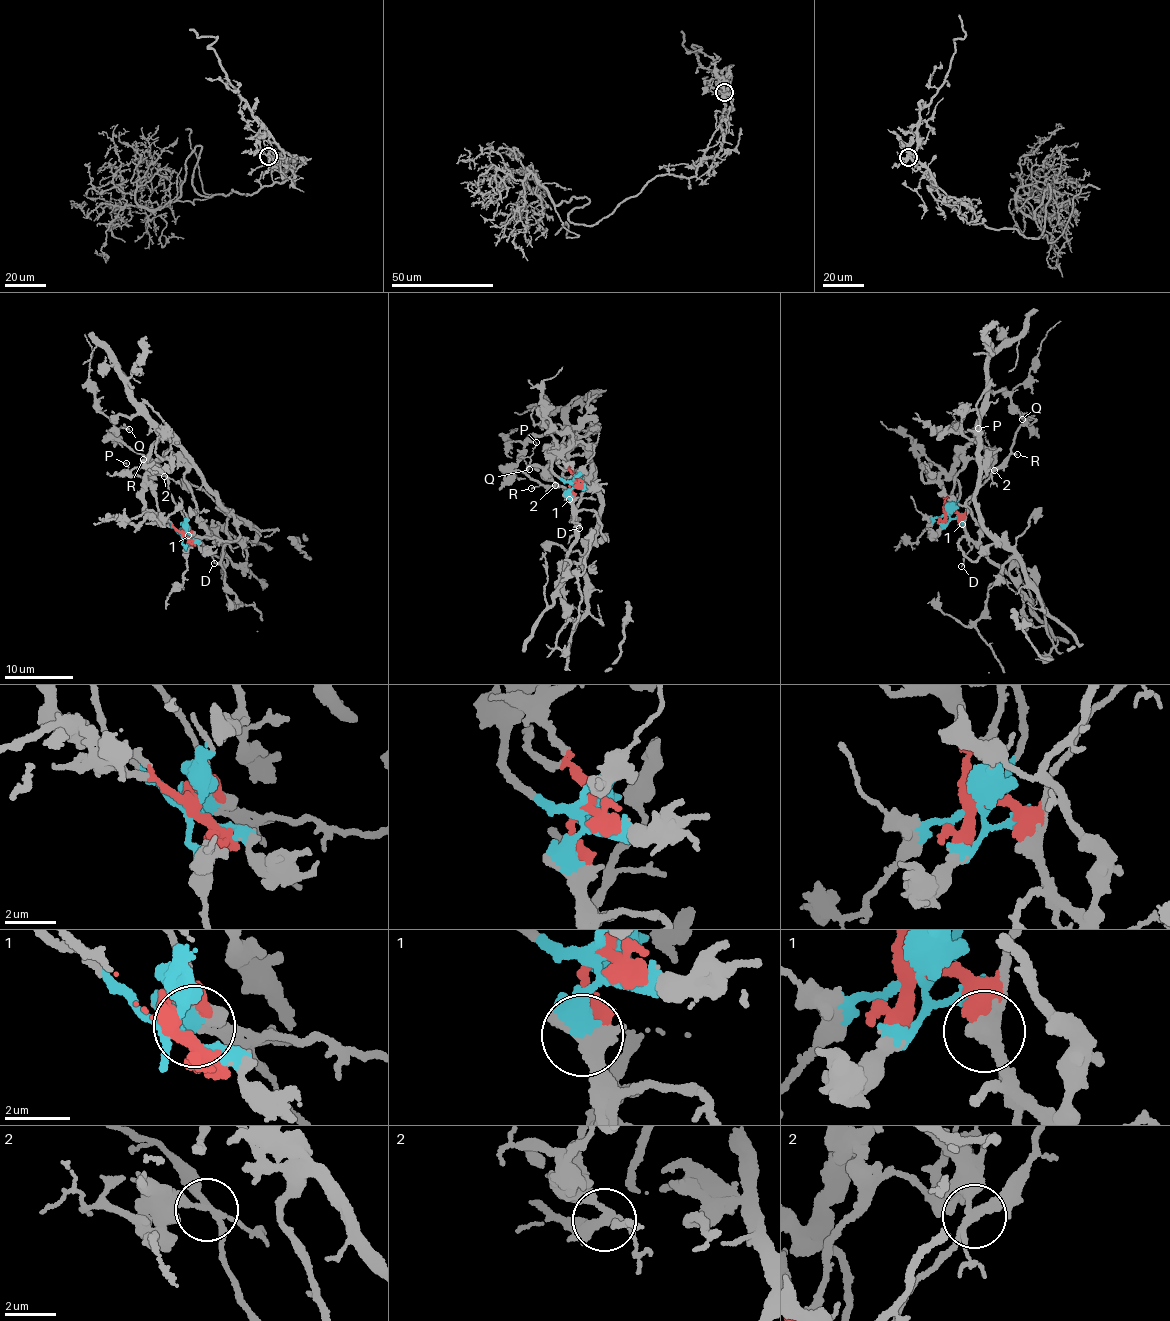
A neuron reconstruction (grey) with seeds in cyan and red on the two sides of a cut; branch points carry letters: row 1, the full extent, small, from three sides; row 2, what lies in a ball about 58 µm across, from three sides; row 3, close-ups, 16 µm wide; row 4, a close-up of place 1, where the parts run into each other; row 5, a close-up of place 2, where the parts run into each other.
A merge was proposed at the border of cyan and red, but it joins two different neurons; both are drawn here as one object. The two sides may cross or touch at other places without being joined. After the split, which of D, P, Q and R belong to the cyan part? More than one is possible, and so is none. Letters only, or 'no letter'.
D, Q

